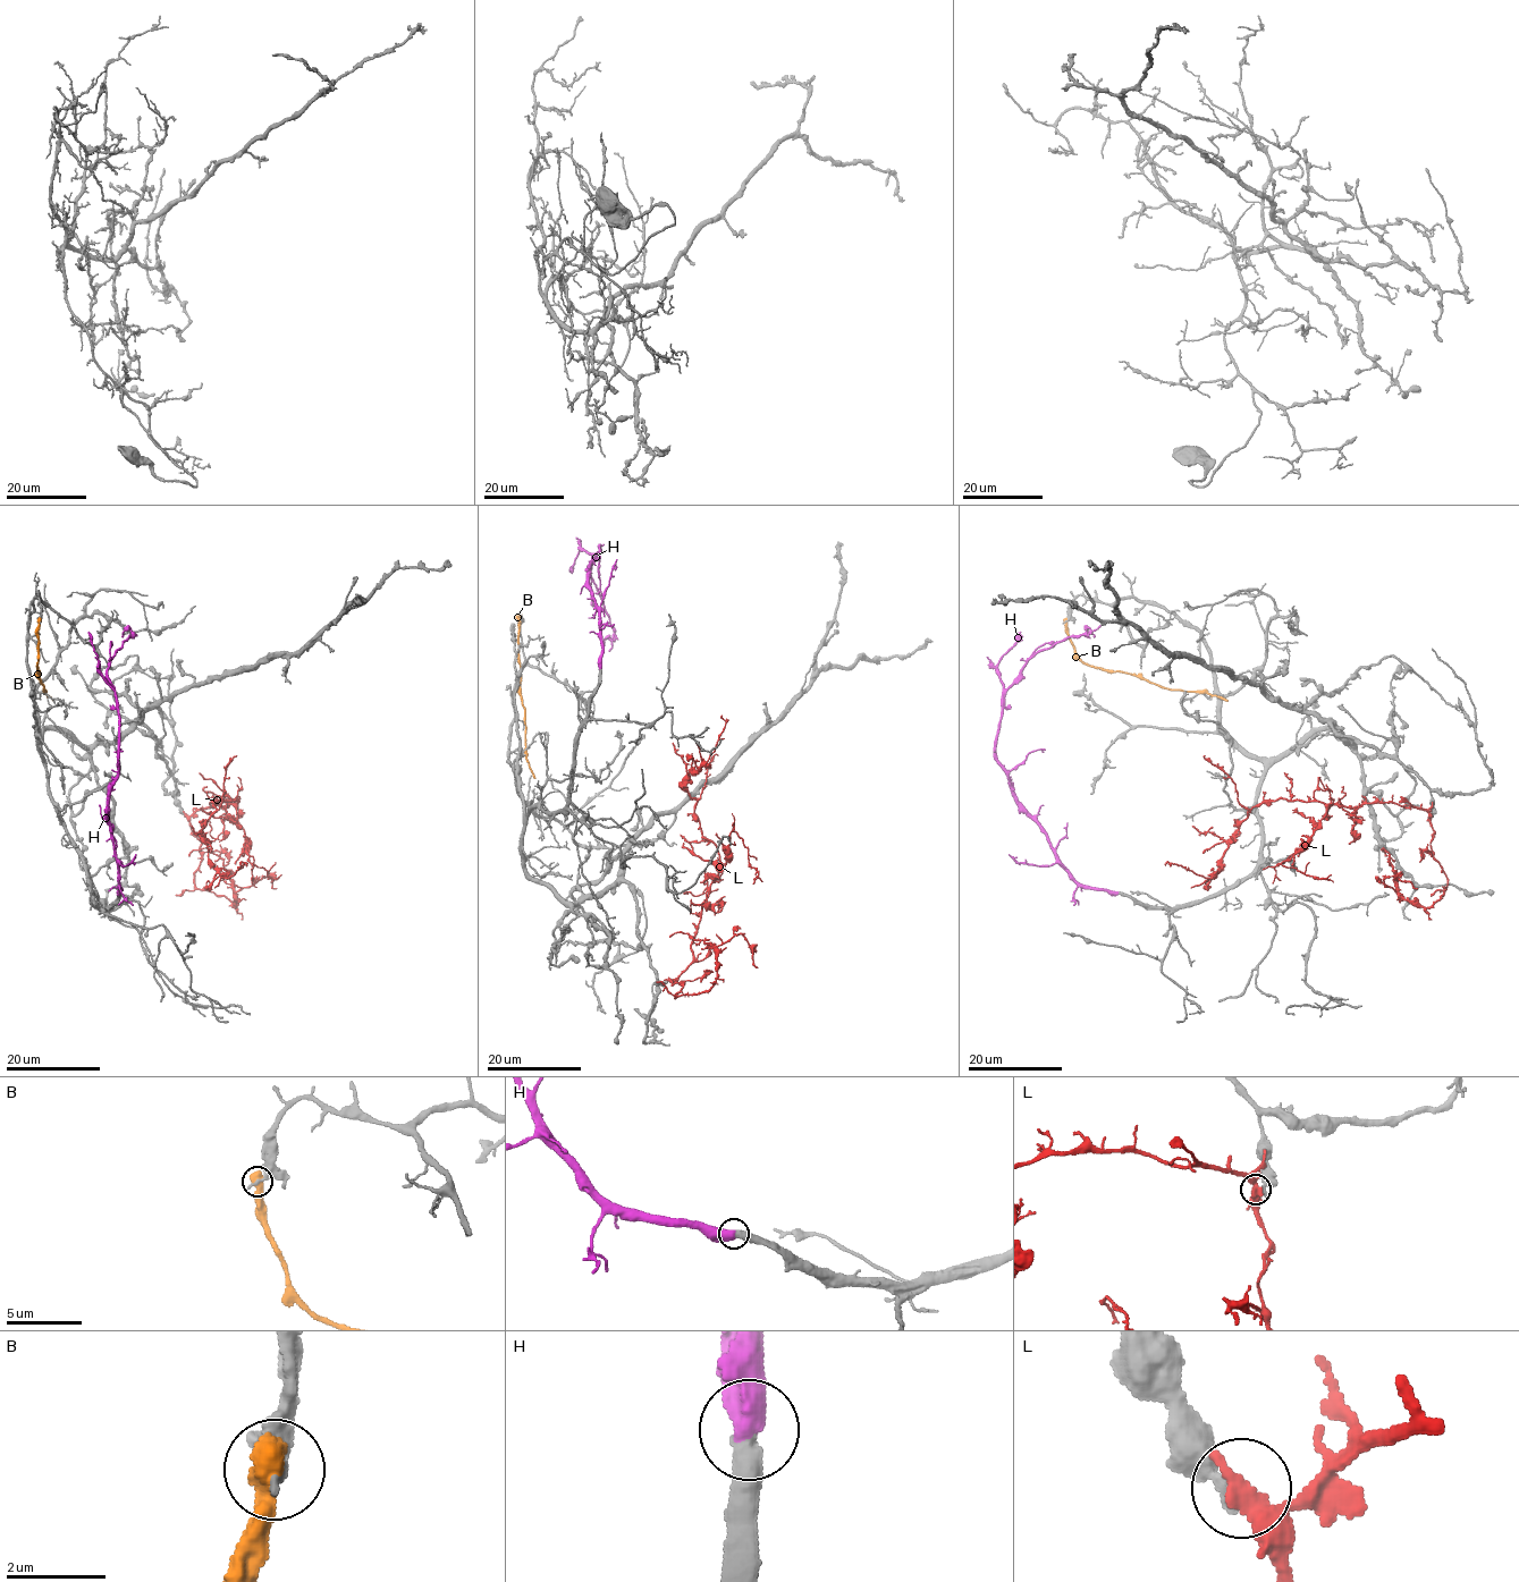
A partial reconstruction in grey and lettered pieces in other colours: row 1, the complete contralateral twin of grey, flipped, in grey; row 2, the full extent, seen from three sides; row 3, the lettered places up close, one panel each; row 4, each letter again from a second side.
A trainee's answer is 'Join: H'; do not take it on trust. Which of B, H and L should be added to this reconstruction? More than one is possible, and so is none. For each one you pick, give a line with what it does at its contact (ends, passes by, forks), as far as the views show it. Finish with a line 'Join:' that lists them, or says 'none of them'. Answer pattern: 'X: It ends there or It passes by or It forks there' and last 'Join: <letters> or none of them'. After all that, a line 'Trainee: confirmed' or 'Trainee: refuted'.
H: It ends there
Join: H
Trainee: confirmed

